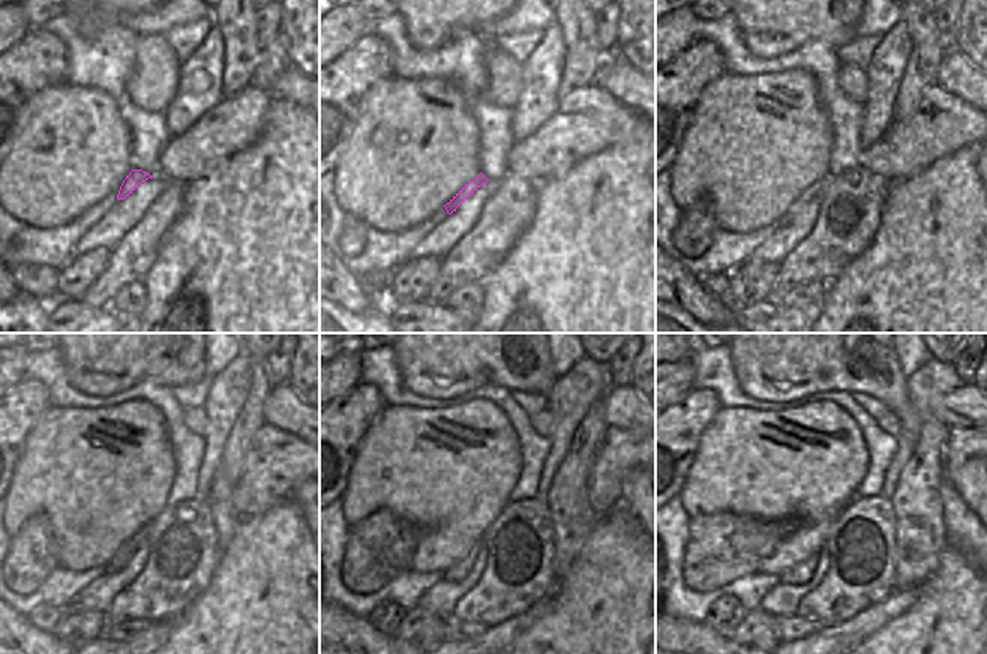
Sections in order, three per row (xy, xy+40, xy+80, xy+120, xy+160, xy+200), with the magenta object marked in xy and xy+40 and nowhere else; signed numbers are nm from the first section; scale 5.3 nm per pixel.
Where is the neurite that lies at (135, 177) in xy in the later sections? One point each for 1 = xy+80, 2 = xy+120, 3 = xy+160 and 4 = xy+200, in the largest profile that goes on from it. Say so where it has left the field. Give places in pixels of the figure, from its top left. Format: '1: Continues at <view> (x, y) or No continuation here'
1: Continues at xy+80 (816, 191)
2: Continues at xy+120 (119, 561)
3: Continues at xy+160 (458, 572)
4: Continues at xy+200 (803, 572).

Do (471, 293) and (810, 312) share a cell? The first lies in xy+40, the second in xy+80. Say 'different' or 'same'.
different

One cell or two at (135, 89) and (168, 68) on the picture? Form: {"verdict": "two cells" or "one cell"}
{"verdict": "one cell"}

